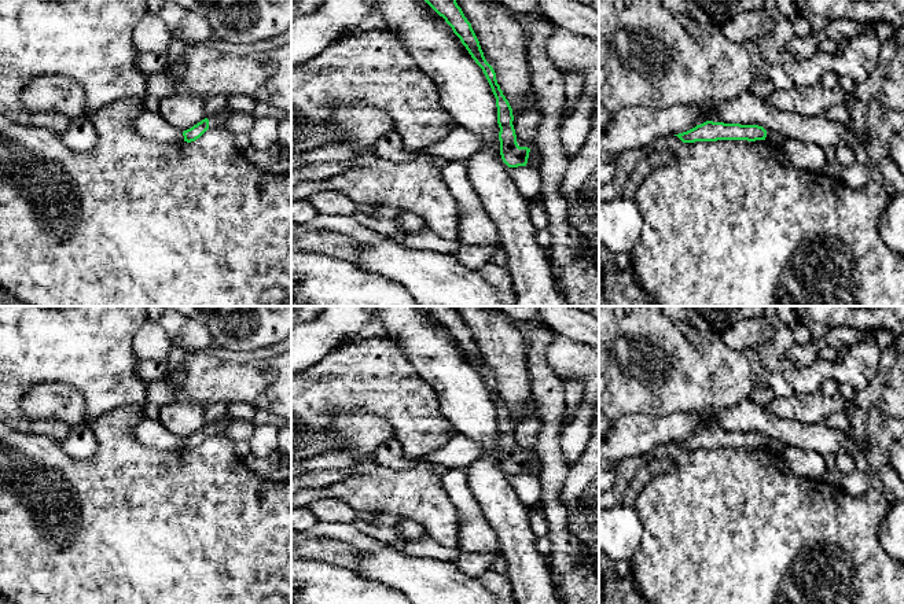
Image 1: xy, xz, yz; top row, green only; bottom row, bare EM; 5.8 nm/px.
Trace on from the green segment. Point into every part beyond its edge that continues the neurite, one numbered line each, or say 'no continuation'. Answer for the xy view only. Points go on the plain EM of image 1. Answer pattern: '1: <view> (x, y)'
1: xy (219, 427)

